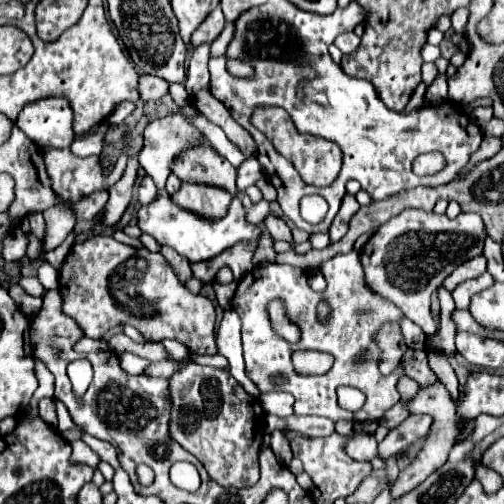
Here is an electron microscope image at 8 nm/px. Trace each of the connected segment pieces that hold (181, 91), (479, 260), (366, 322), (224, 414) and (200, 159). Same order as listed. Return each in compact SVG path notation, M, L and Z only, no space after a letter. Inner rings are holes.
M172 83L169 85L169 94L174 99L179 107L183 107L188 103L188 94L185 86L179 83Z
M480 255L480 257L474 257L474 259L470 259L470 261L462 263L458 269L454 269L454 271L450 273L450 277L446 277L444 287L448 287L450 291L454 291L456 285L460 285L462 281L480 277L484 271L486 271L486 259L484 259L482 255Z
M350 251L348 255L336 255L334 259L326 261L320 265L320 271L326 279L326 289L322 293L314 293L308 285L308 271L302 269L302 267L292 267L292 265L280 265L280 263L272 263L272 265L260 265L256 269L250 271L250 277L252 277L252 285L250 289L246 291L242 303L236 307L240 319L242 319L242 347L244 347L244 361L246 361L246 375L260 387L260 391L288 391L294 395L296 403L294 403L294 415L322 415L322 417L328 417L328 419L348 419L348 421L380 421L384 417L384 411L388 411L390 407L394 407L398 401L400 401L400 393L396 391L396 383L400 377L404 377L404 367L400 365L392 375L388 377L382 377L380 371L378 371L378 361L380 361L380 349L378 345L374 345L374 337L378 333L378 329L384 325L384 323L400 323L404 319L402 311L392 305L390 301L386 299L380 299L376 297L364 283L362 279L362 265L358 261L358 253L356 251ZM270 301L282 301L286 305L286 313L288 317L292 319L294 325L300 327L302 331L302 337L298 343L288 343L286 339L282 337L276 337L274 329L272 329L272 323L270 323L270 317L268 317L268 303ZM320 303L326 303L330 307L330 315L332 319L328 323L320 323L318 321L318 305ZM296 349L318 349L318 351L326 351L326 353L332 353L334 357L334 365L332 369L326 373L326 375L320 375L320 377L304 377L304 375L298 375L292 367L292 361L290 361L290 355L296 351ZM338 385L352 385L360 391L366 393L366 405L364 409L356 411L356 413L348 413L344 411L342 407L336 407L336 387Z
M184 359L182 363L184 363L184 367L182 367L174 377L168 379L168 381L170 381L170 401L172 401L172 407L170 407L170 437L172 437L174 441L178 441L178 443L180 443L186 451L190 451L194 457L198 457L198 461L202 461L202 465L206 467L206 471L210 473L210 477L212 477L218 485L222 485L222 487L238 487L238 489L242 489L242 487L252 487L252 485L258 481L258 473L260 473L260 469L258 469L258 447L262 447L262 435L264 435L264 411L262 411L262 407L258 405L258 401L256 401L252 395L248 395L248 393L244 391L244 387L228 373L228 369L204 367L204 365L192 363L192 361L188 361L188 359Z
M192 147L180 154L171 165L171 172L182 181L198 185L214 185L240 197L236 189L236 169L210 147Z

